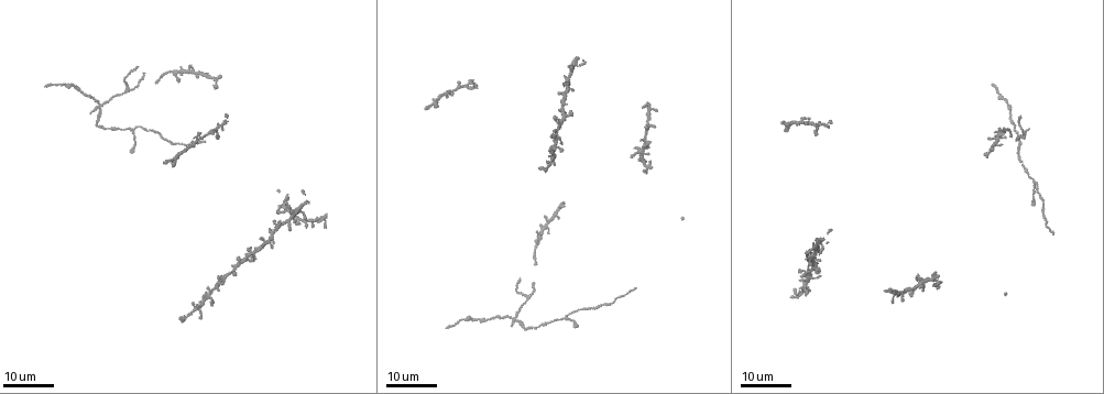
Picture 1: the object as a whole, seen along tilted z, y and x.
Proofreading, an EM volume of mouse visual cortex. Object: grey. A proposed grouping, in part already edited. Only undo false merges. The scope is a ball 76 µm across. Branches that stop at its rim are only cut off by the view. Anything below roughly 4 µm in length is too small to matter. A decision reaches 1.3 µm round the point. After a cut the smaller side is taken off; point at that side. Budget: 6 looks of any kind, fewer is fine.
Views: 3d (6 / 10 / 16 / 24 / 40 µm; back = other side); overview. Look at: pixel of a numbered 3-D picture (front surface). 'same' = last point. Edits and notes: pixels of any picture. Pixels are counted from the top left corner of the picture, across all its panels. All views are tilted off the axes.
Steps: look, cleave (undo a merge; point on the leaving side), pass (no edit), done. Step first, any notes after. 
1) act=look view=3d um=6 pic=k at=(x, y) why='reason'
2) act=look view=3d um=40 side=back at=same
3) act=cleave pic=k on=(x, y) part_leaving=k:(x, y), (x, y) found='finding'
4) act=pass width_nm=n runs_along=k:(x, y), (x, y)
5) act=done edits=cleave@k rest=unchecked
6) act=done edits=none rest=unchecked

act=look view=3d um=24 pic=1 at=(102, 105) why='four arms meet'

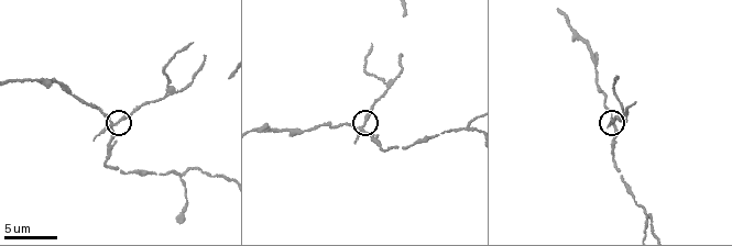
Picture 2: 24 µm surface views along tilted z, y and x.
act=look view=3d um=10 pic=2 at=(364, 127) why='zoom in'

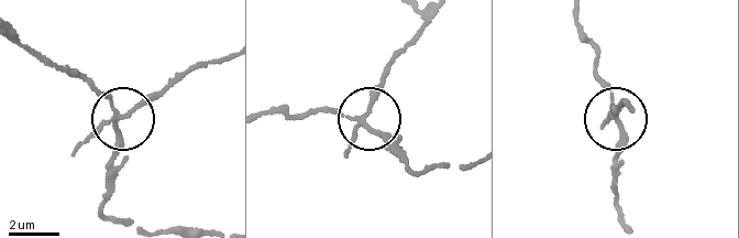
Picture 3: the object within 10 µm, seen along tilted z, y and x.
act=cleave pic=3 on=(85, 140) part_leaving=3:(364, 118), (395, 61), (419, 33), (421, 14) found='two cells meet here'

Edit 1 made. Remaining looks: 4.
act=look view=3d um=16 pic=2 at=(464, 130) why='arms part here'

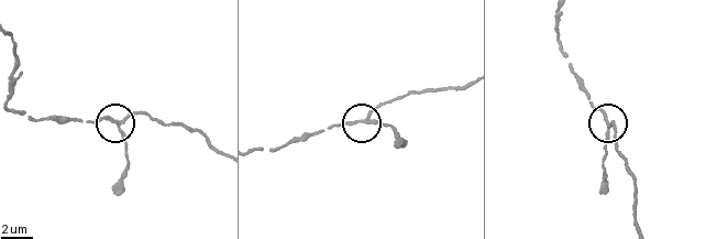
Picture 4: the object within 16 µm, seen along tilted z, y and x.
act=look view=3d um=16 side=back pic=4 at=(364, 122)

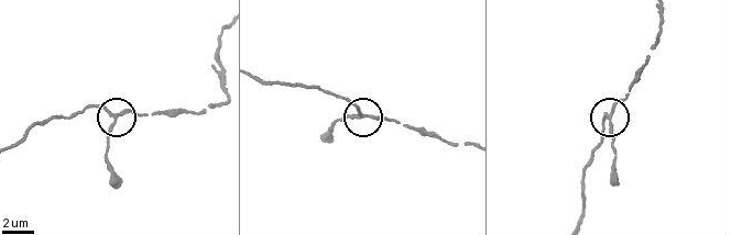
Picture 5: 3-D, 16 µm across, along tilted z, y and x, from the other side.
act=pass arms=3 found='continuous, no second cell'

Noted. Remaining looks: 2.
act=look view=3d um=10 pic=2 at=(624, 183) why='two arms in line, one across'

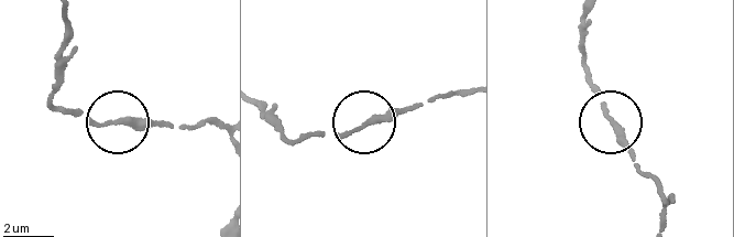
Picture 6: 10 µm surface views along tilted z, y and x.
act=pass width_nm=170 runs_along=6:(464, 94), (351, 131), (303, 133) found='continuous, no second cell'

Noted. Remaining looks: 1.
act=done edits=cleave@3 rest=unchecked

